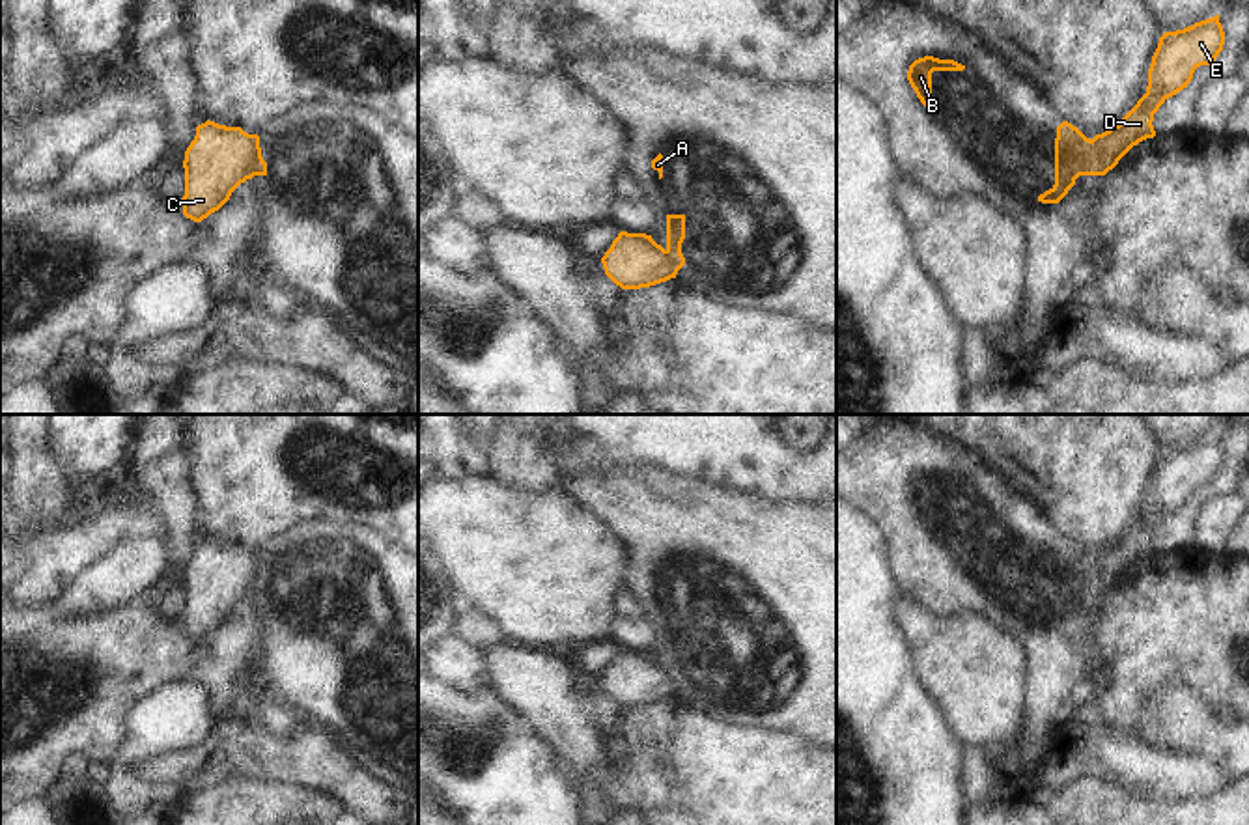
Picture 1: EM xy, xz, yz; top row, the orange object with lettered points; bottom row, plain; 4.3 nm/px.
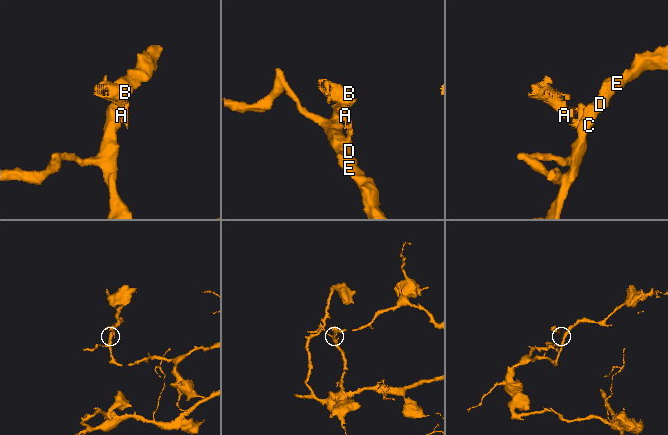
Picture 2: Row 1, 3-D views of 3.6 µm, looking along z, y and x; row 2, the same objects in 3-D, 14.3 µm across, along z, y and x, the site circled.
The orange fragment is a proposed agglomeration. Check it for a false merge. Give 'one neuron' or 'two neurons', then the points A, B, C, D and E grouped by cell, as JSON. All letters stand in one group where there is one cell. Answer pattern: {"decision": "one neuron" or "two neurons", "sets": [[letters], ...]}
{"decision": "two neurons", "sets": [["A", "B"], ["C", "D", "E"]]}

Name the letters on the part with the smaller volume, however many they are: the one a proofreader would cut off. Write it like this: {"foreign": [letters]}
{"foreign": ["A", "B"]}

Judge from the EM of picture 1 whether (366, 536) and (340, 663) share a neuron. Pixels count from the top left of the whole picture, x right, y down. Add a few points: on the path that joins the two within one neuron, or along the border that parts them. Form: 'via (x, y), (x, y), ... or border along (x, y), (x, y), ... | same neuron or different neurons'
via (366, 568), (366, 605), (340, 631) | same neuron

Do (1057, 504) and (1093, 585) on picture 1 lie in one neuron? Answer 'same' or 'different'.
different

